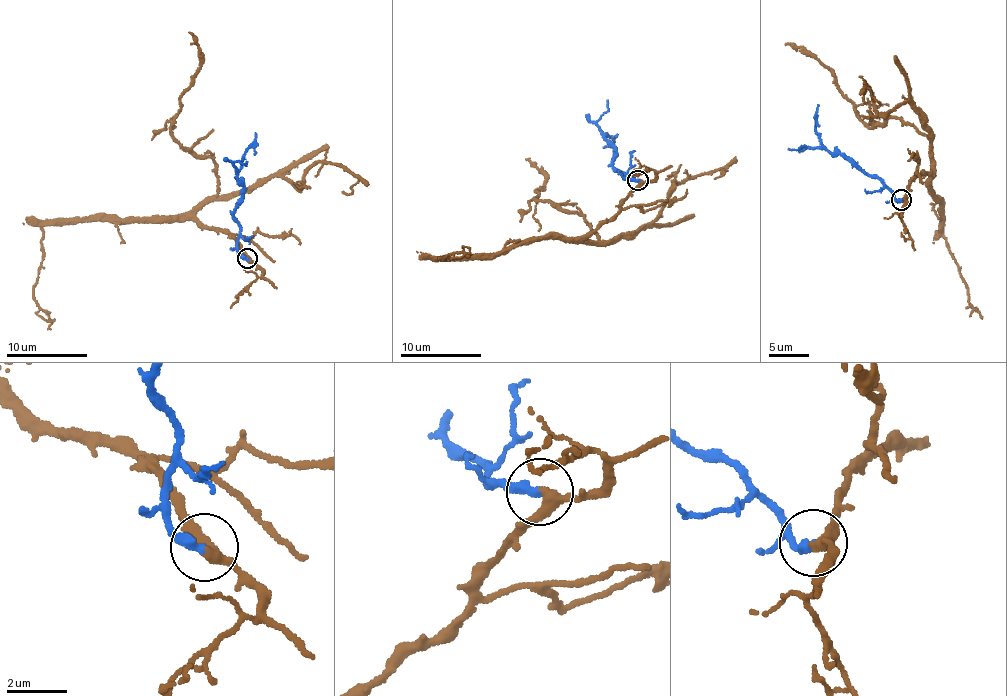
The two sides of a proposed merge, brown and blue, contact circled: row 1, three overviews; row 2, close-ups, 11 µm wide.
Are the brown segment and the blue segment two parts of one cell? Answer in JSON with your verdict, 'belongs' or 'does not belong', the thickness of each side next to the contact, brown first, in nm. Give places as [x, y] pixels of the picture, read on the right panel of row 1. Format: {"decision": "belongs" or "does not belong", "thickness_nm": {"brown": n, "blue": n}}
{"decision": "belongs", "thickness_nm": {"brown": 320, "blue": 320}}

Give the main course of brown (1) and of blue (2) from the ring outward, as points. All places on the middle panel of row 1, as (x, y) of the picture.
1: (637, 180), (610, 218), (577, 240), (530, 238), (494, 254), (438, 258), (469, 250), (462, 246)
2: (637, 180), (626, 178), (614, 167), (614, 145), (603, 136), (596, 121), (607, 109), (607, 100)

